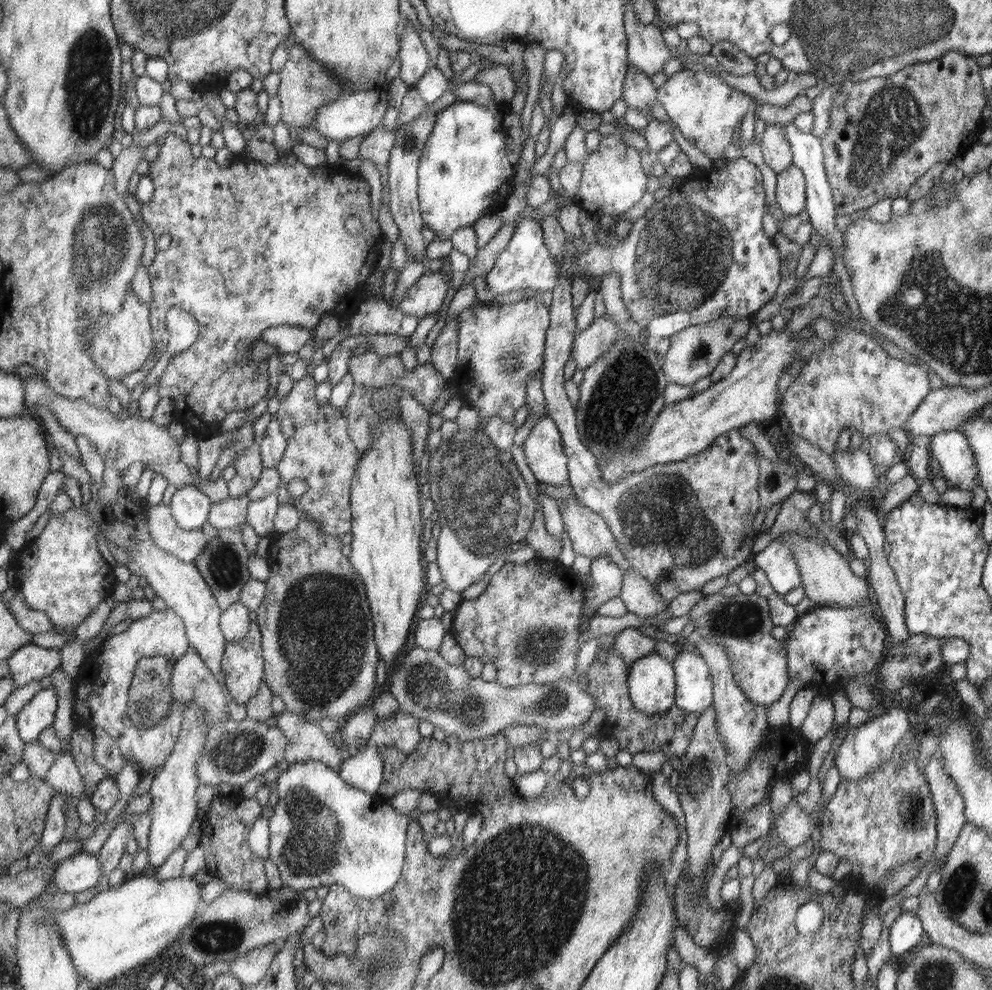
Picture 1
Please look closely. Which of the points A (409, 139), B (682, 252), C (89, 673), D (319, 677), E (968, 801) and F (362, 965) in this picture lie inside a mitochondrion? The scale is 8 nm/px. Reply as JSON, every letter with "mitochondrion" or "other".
{"A":"mitochondrion","B":"mitochondrion","C":"other","D":"mitochondrion","E":"other","F":"mitochondrion"}

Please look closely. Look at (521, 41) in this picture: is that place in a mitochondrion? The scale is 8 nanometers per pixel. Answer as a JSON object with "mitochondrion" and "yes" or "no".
{"mitochondrion":"no"}

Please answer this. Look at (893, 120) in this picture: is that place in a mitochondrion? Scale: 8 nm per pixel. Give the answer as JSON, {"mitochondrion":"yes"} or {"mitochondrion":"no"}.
{"mitochondrion":"yes"}

